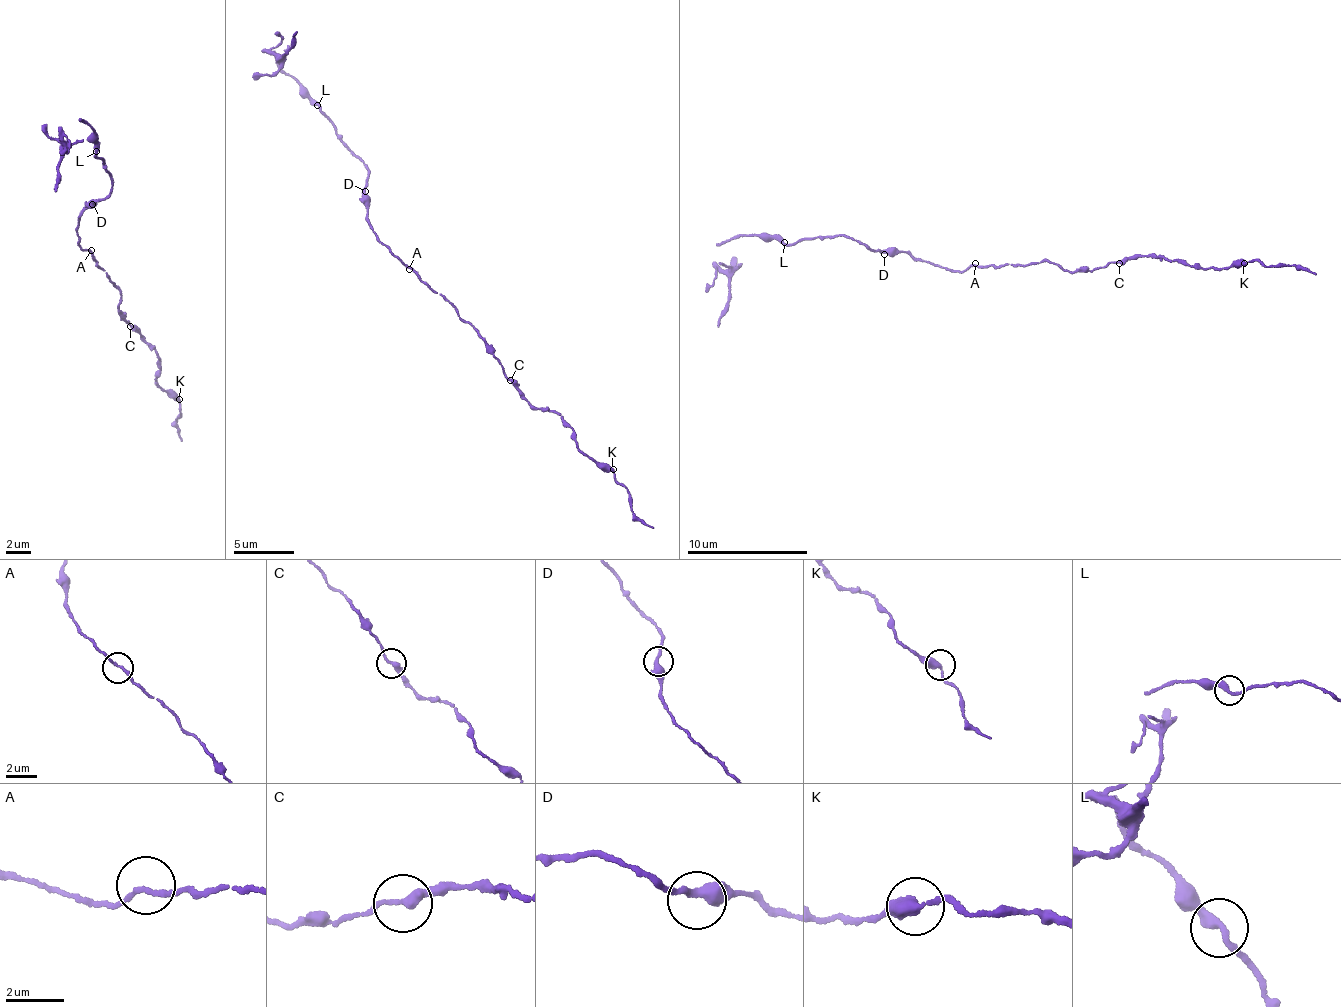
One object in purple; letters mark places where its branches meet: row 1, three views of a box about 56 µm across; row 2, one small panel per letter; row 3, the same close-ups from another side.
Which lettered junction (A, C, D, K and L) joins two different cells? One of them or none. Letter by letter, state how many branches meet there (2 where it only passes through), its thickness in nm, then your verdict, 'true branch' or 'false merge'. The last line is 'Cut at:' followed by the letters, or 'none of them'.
A: branches 2; calibre 160 nm; true branch
C: branches 2; calibre 260 nm; true branch
D: branches 2; calibre 360 nm; true branch
K: branches 2; calibre 360 nm; true branch
L: branches 2; calibre 320 nm; true branch
Cut at: none of them

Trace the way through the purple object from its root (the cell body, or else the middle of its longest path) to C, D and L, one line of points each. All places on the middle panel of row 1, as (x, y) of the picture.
C: (407, 267), (451, 304), (460, 318), (473, 327), (511, 379)
D: (407, 267), (400, 262), (389, 246), (377, 239), (373, 226), (369, 223), (365, 191)
L: (407, 267), (389, 246), (377, 239), (369, 223), (363, 189), (369, 166), (317, 105)

